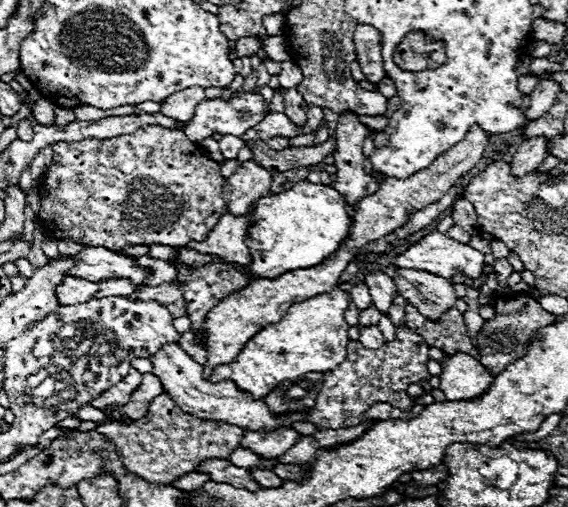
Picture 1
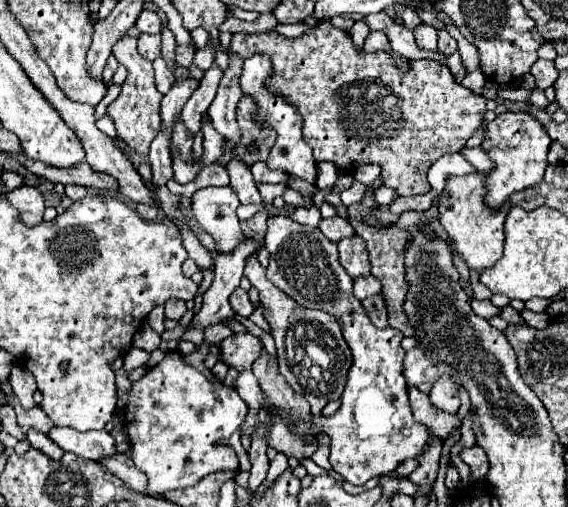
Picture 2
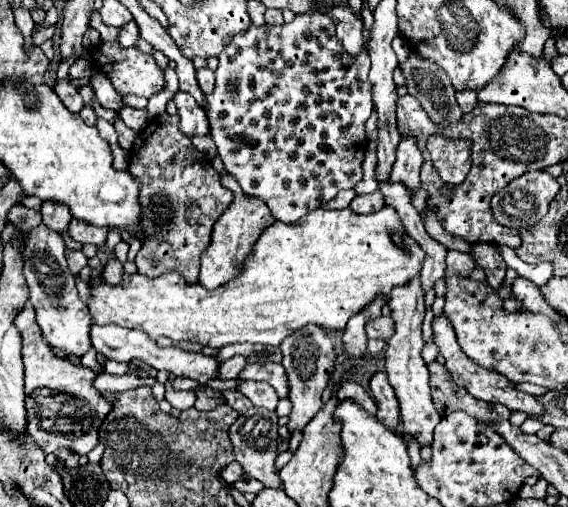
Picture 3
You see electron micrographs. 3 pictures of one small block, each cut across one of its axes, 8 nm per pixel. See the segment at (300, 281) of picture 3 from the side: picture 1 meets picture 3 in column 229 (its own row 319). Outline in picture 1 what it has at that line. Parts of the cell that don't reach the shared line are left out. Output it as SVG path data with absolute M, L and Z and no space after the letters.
M336 286L328 294L294 304L278 324L266 326L252 340L248 340L232 364L216 366L210 374L210 382L232 380L242 392L248 392L254 400L260 400L284 380L298 378L306 372L324 374L336 368L346 358L348 324L344 320L344 310L348 302L348 292Z

